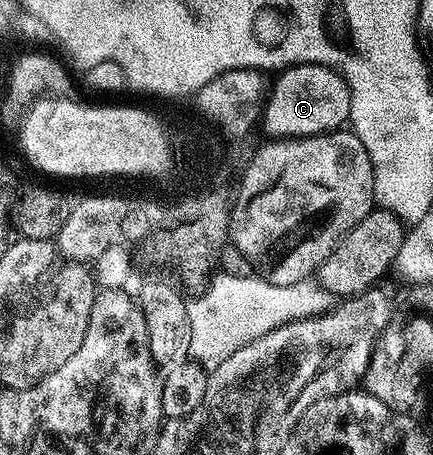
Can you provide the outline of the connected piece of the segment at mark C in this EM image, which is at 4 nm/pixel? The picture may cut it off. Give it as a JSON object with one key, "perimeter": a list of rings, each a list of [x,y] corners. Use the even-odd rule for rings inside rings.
{"perimeter":[[[296,64],[283,67],[275,76],[278,77],[271,88],[269,85],[260,112],[260,128],[262,124],[270,138],[300,140],[324,136],[327,132],[339,131],[349,121],[350,91],[346,79],[334,69],[323,64]]]}

